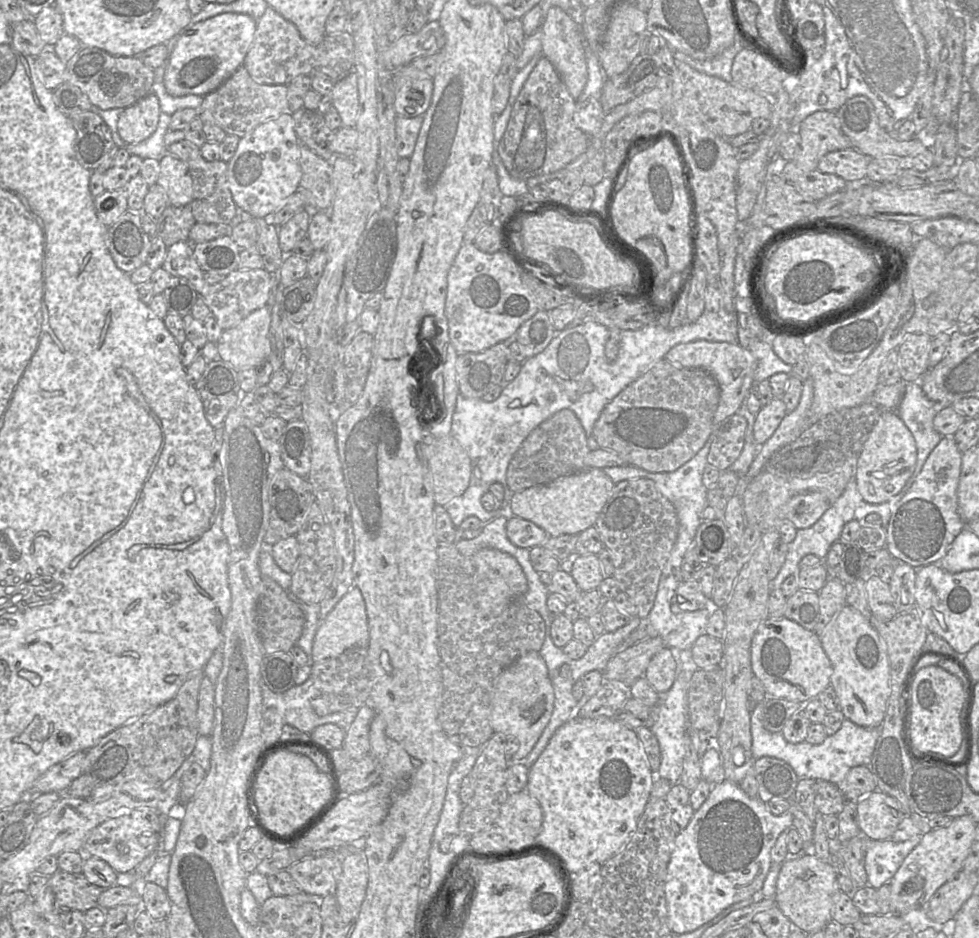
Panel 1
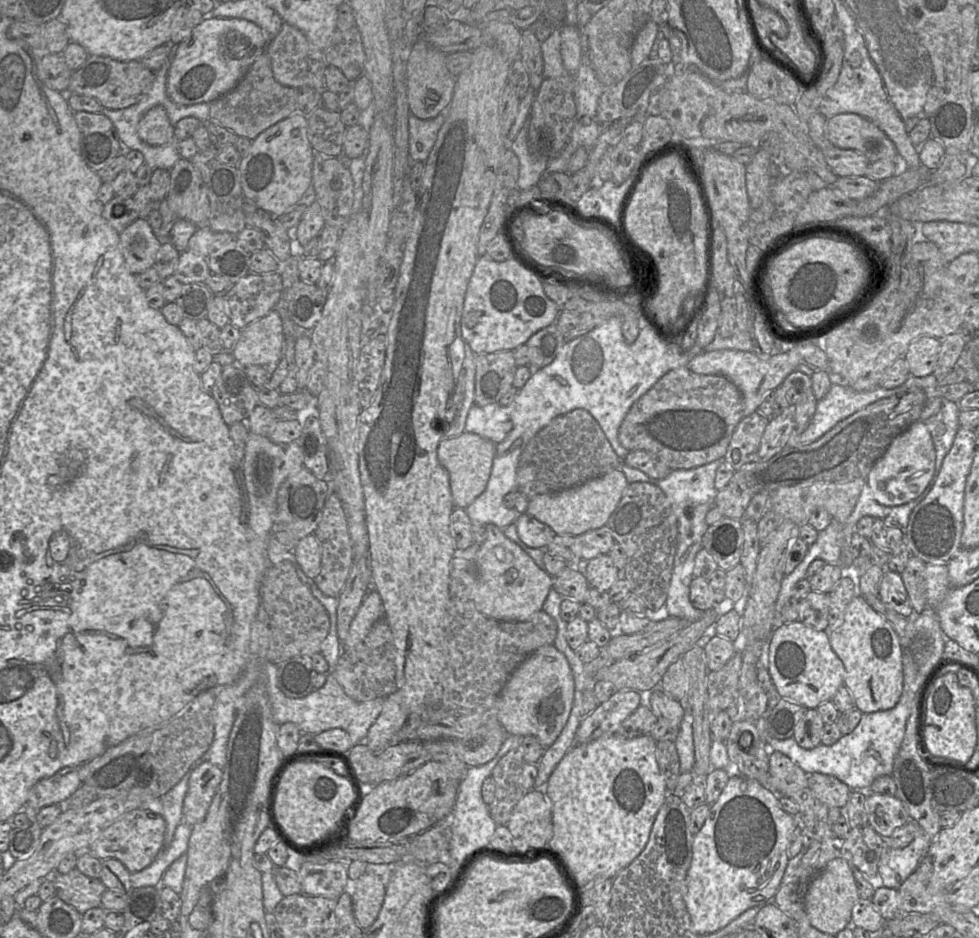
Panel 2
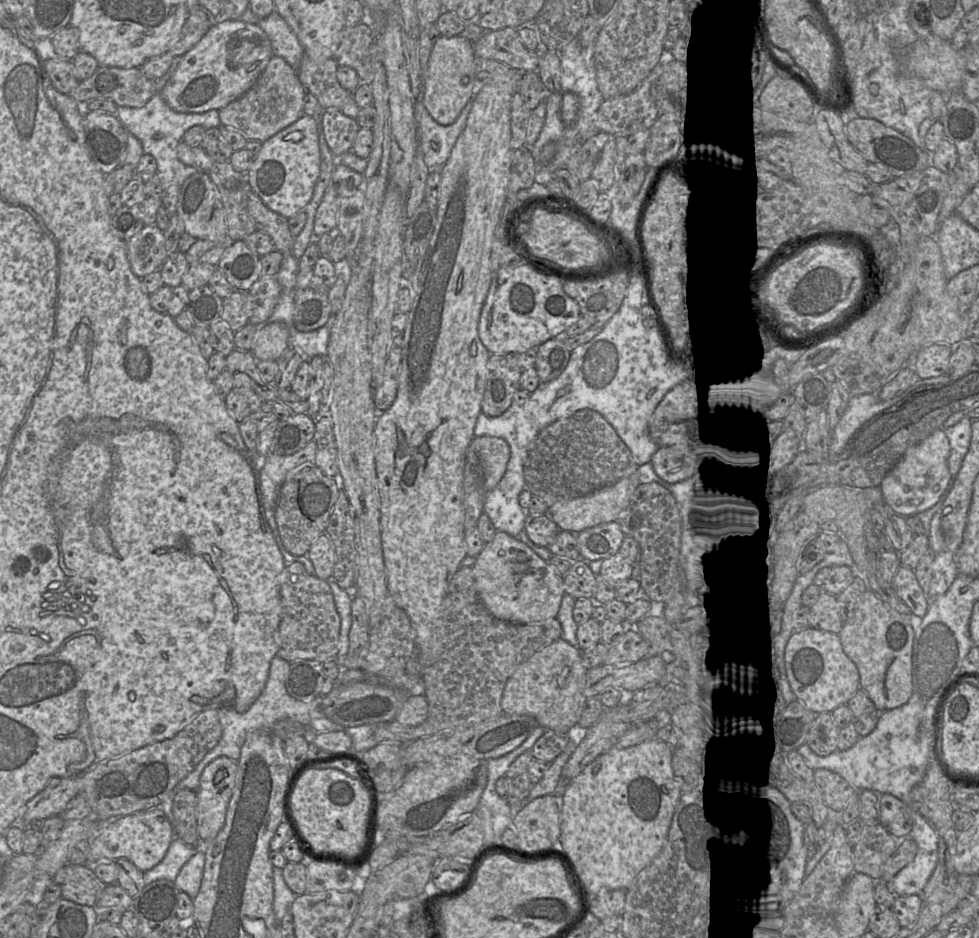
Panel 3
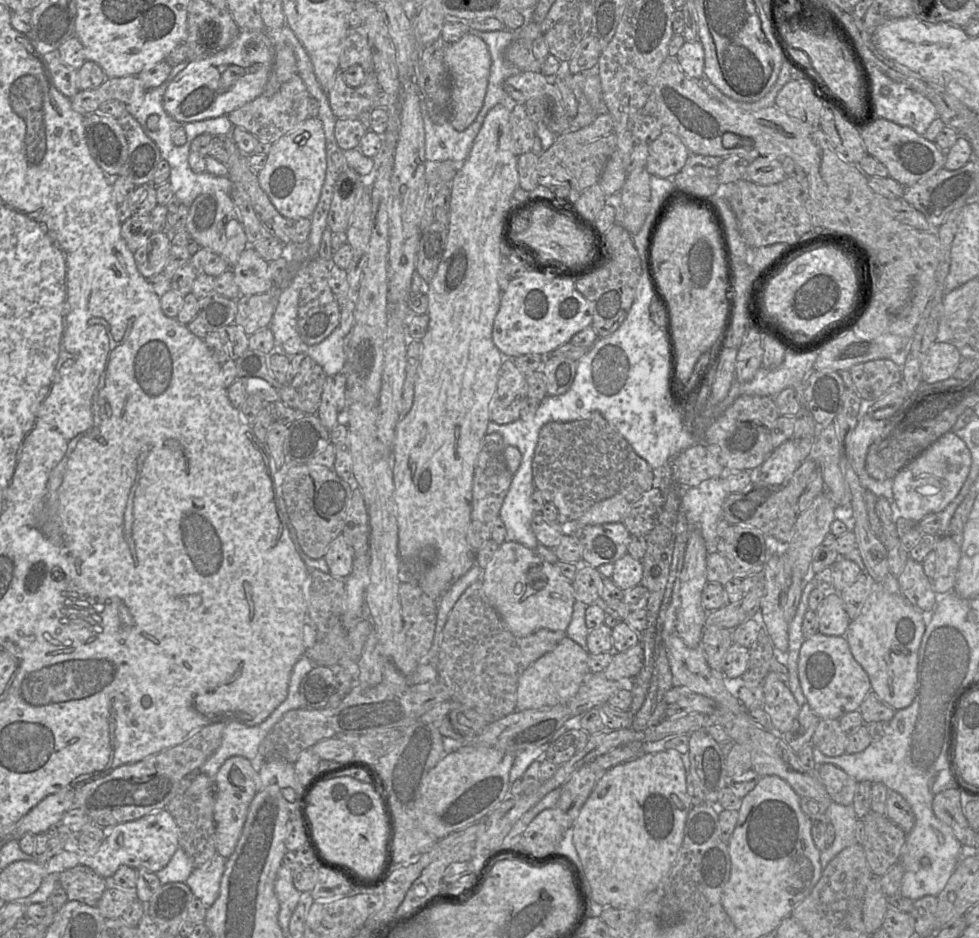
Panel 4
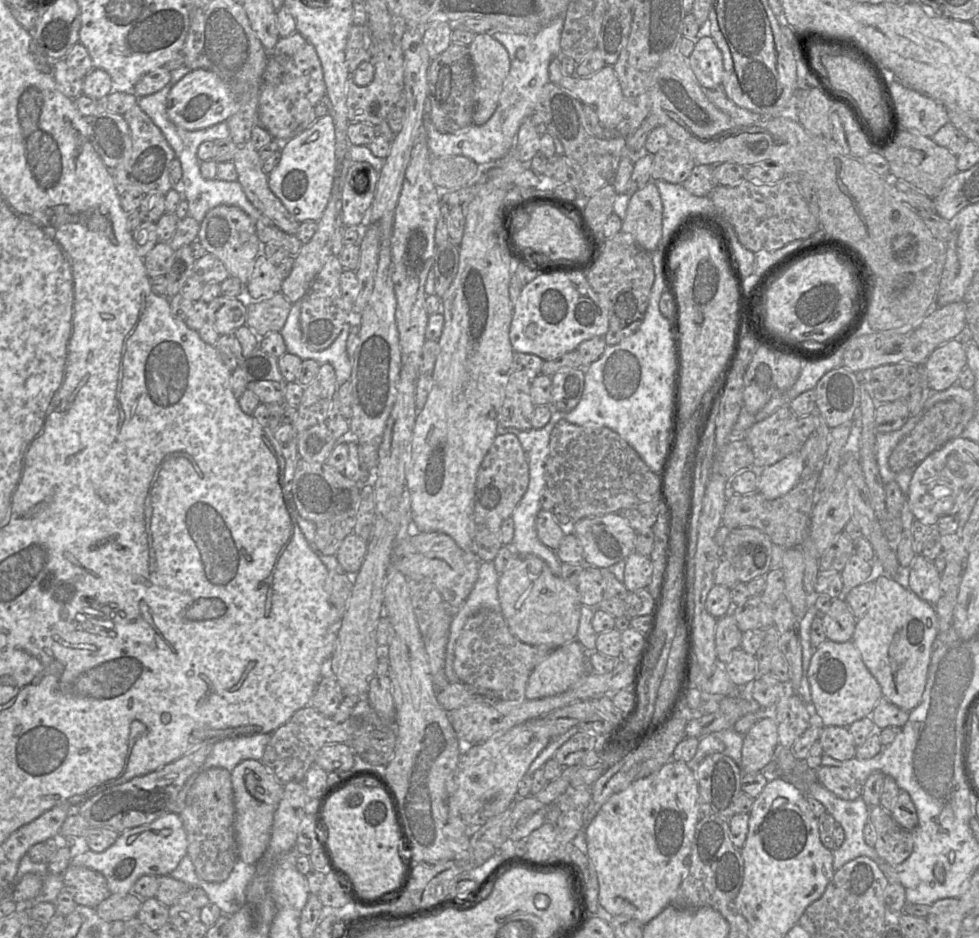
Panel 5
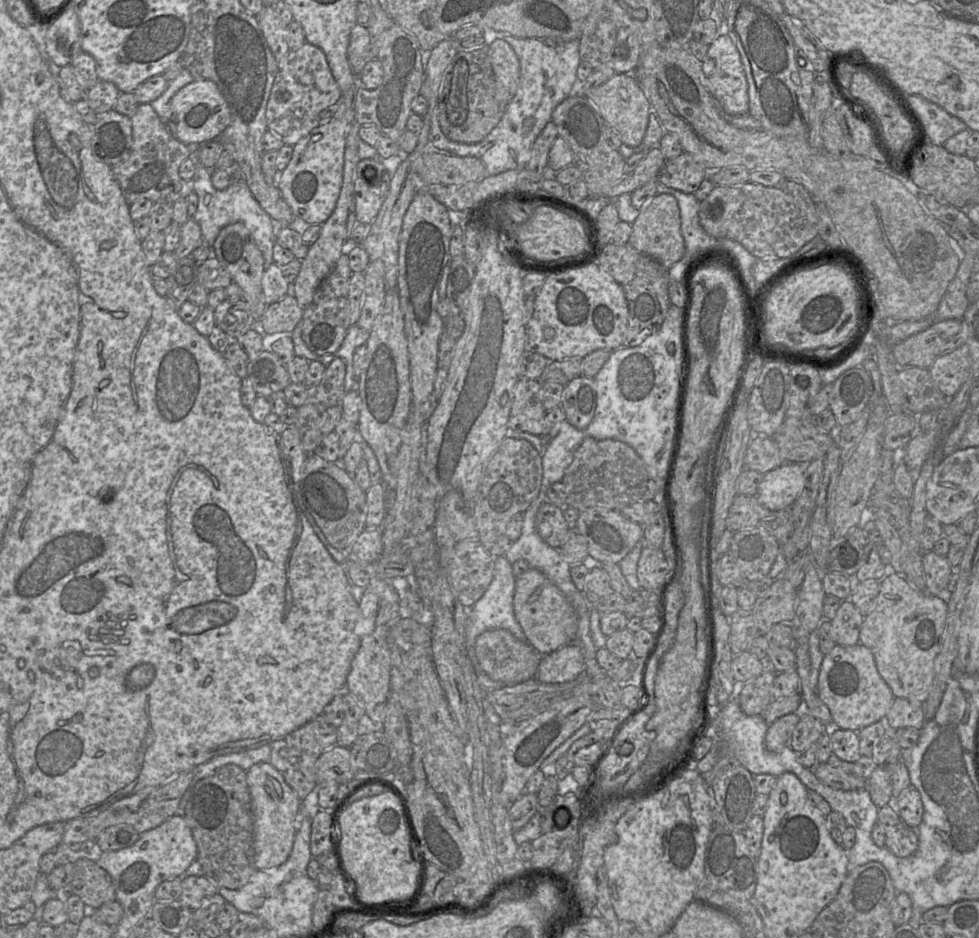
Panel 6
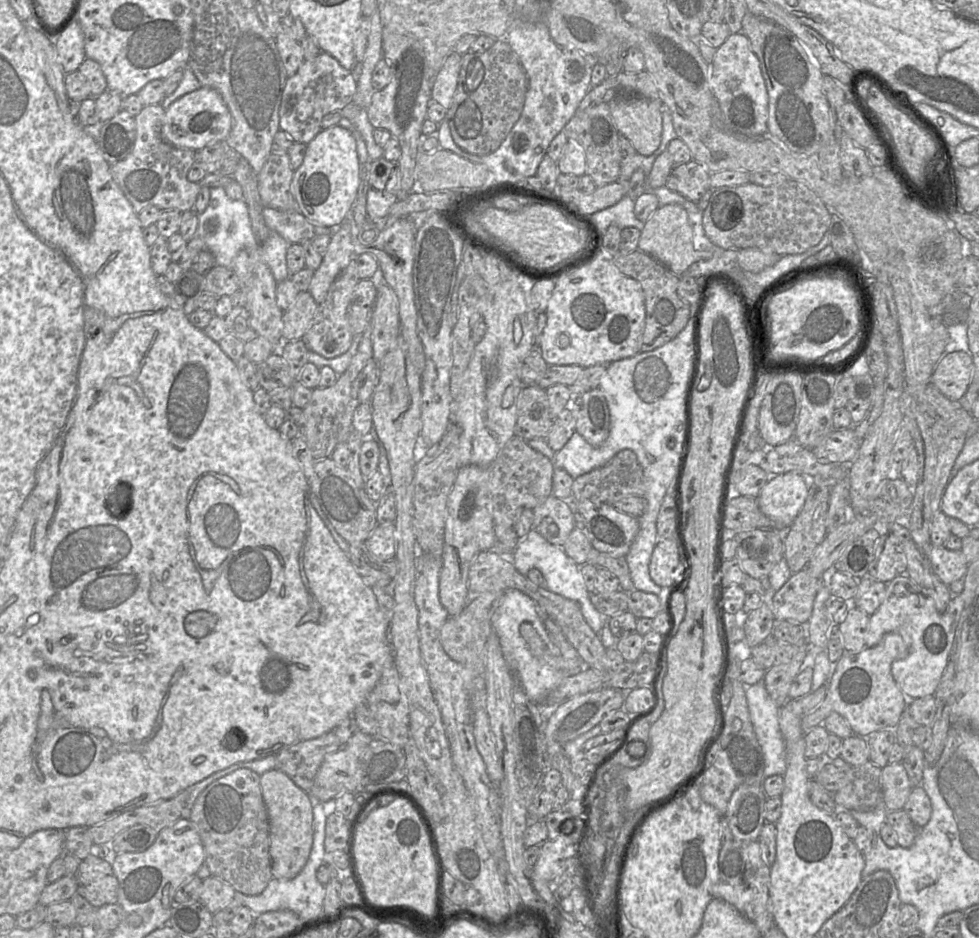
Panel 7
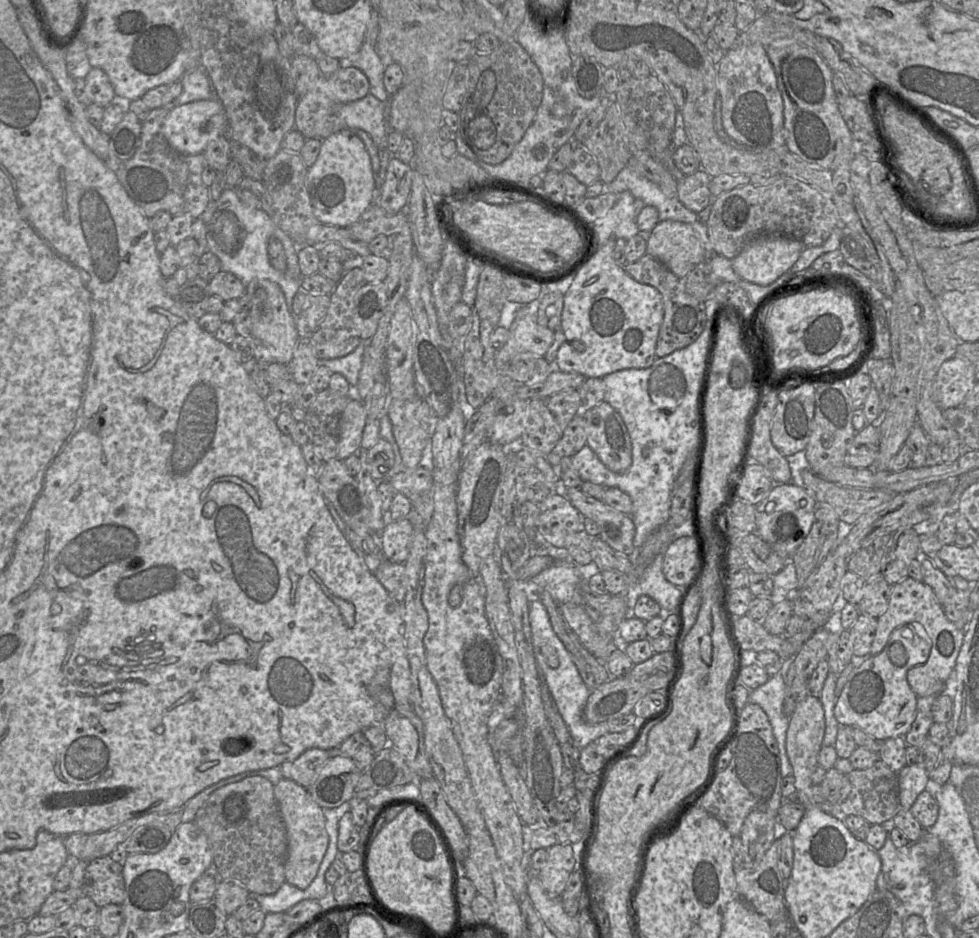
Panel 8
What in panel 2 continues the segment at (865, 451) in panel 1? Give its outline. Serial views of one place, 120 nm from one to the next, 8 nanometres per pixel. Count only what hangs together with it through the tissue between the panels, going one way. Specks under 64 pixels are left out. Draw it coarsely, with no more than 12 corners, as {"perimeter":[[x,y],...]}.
{"perimeter":[[918,420],[892,440],[866,483],[877,502],[924,497],[936,473]]}

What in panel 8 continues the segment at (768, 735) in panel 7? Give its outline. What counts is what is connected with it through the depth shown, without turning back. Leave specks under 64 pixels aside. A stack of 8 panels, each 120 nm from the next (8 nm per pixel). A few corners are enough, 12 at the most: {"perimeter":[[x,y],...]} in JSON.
{"perimeter":[[783,674],[749,694],[763,709],[779,750],[783,777],[793,769],[786,752],[789,717],[783,711]]}

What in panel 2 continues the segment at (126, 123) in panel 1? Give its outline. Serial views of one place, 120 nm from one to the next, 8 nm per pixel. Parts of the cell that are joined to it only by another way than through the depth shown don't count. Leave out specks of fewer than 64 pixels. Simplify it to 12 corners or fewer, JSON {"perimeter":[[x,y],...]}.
{"perimeter":[[162,106],[143,115],[137,134],[152,146],[177,143]]}

